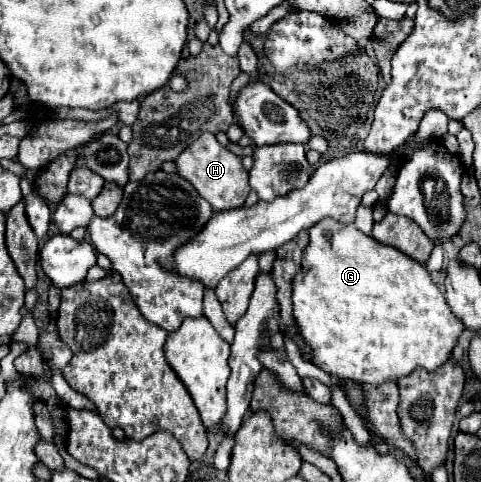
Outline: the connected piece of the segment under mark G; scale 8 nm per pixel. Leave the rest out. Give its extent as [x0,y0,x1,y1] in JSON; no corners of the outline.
[293,221,465,385]

